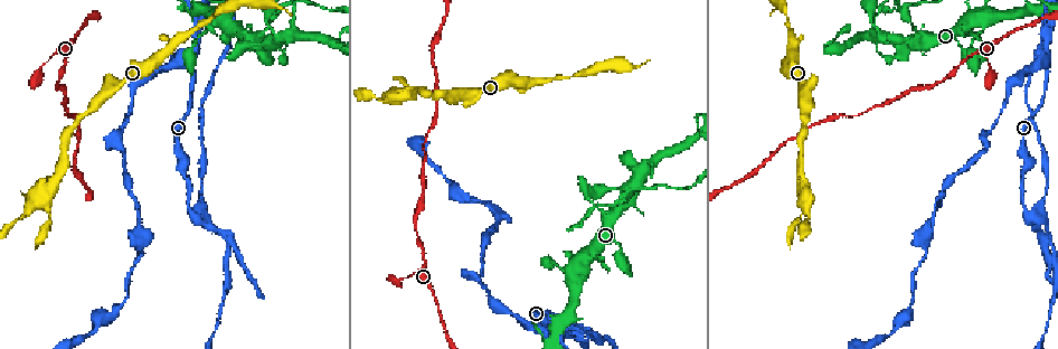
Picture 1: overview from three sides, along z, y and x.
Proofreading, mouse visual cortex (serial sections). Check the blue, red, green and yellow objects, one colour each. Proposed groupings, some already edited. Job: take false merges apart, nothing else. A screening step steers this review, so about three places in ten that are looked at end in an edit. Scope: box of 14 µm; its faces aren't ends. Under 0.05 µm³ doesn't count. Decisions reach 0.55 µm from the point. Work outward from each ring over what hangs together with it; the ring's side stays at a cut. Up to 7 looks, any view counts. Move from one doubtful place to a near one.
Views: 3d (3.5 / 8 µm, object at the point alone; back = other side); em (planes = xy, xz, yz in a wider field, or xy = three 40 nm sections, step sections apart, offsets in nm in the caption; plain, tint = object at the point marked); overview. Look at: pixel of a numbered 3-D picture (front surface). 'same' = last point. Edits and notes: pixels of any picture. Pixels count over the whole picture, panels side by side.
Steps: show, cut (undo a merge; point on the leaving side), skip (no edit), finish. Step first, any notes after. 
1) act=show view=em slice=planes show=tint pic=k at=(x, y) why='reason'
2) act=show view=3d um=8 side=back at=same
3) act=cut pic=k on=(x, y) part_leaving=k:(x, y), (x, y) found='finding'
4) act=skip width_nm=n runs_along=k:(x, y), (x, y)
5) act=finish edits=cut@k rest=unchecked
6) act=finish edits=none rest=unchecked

act=show view=3d um=8 pic=1 at=(550, 321) why='abrupt turn'

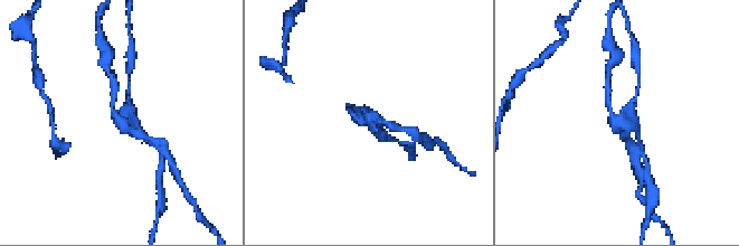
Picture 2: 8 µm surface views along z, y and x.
act=show view=em slice=planes show=tint pic=2 at=(118, 124) arms=4 arm_widths_nm=200,200,250,300 why='shape alone is not enough'

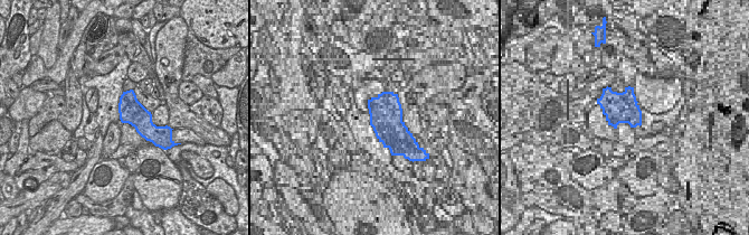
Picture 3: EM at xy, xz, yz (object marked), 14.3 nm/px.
act=cut pic=2 on=(159, 173) width_nm=360 found='a second cell is stuck on'

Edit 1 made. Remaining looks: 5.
act=show view=3d um=3.5 side=back pic=1 at=(1047, 63) why='branch point'

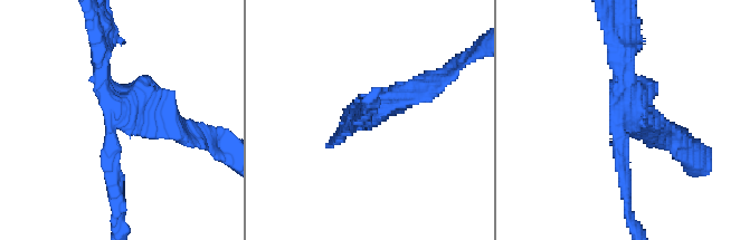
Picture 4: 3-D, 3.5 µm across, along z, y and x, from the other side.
act=show view=em slice=xy step=2 show=tint pic=4 at=(622, 119)

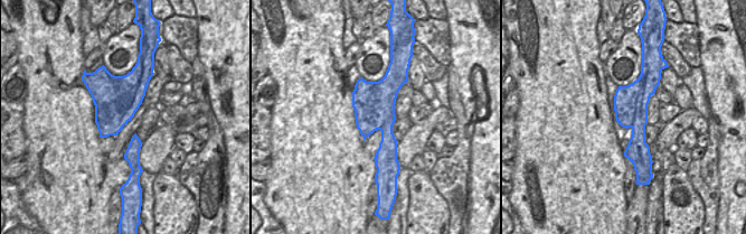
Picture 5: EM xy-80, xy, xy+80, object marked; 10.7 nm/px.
act=show view=em slice=xy step=1 show=tint at=same

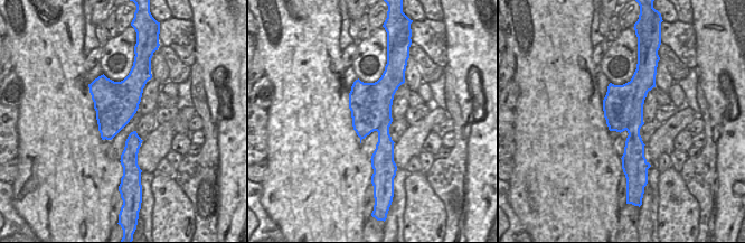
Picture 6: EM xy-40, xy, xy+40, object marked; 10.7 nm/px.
act=cut pic=4 on=(154, 133) border=6:(393, 65), (385, 119), (376, 130) found='a second cell is stuck on'

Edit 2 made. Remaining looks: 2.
act=finish edits=cut@2,cut@4 rest=unchecked

